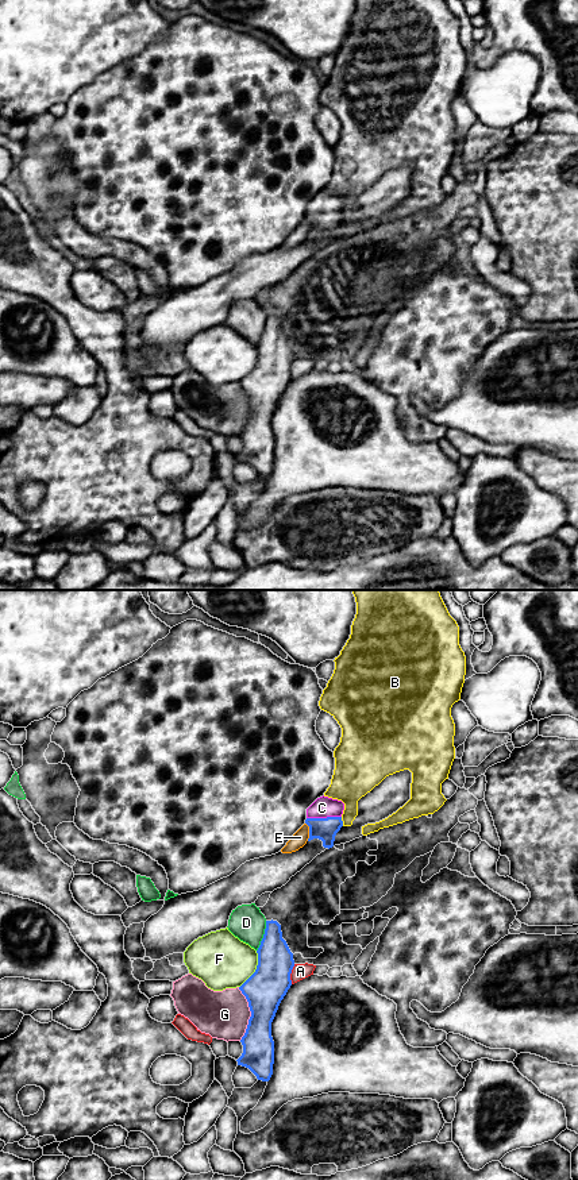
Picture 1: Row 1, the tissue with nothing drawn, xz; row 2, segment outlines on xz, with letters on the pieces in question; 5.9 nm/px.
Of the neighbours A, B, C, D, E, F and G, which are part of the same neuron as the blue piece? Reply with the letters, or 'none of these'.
C

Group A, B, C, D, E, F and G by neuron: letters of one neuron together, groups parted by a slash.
A / B / C / D / E / F / G

